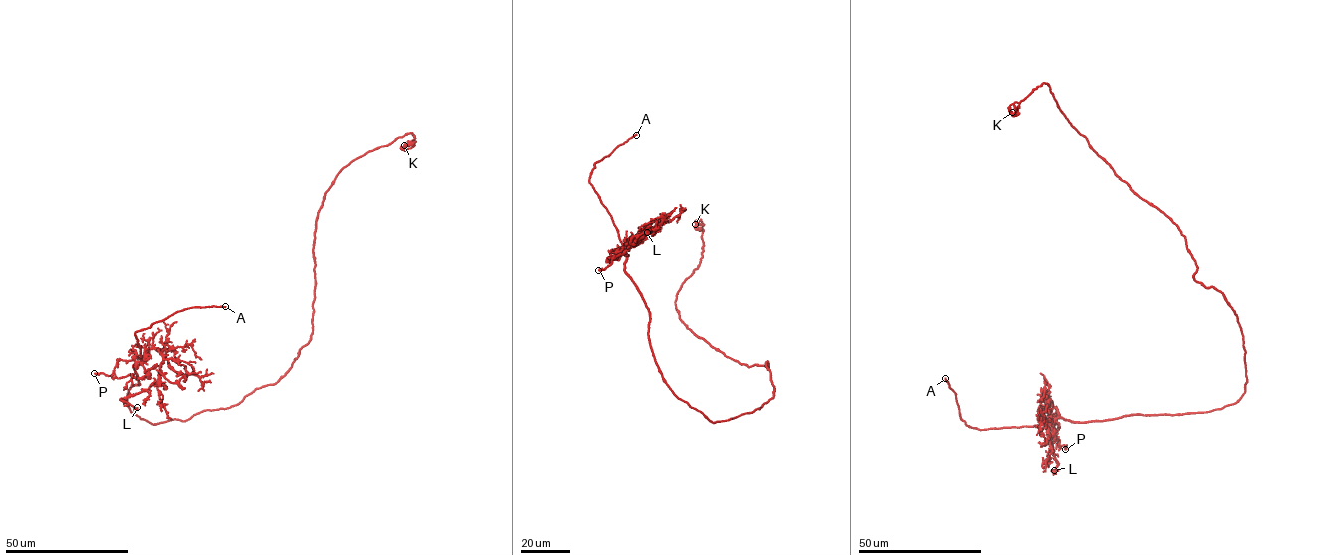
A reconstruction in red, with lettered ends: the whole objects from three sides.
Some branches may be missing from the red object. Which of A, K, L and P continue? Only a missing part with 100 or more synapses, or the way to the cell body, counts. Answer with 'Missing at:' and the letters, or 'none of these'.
Missing at: A

